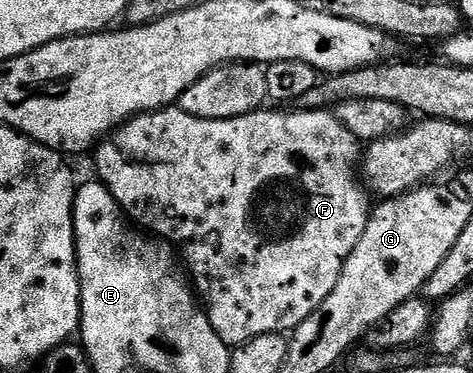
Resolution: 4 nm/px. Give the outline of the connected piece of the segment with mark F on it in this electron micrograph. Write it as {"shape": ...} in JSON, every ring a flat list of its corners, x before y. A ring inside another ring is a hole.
{"shape":[[166,108,161,112,150,112,145,116,138,116,133,120,127,121,125,124,119,126,117,130,113,131,113,133,111,133,105,140,99,141,96,146,98,155,95,156,94,162,96,165,98,165,99,175,97,174,97,177,100,179,102,185,110,189,110,195,112,195,113,198,116,199,119,206,122,207,123,211,125,211,125,213,129,215,129,217,133,219,133,221,137,223,137,225,141,227,143,231,149,232,151,235,165,240,171,247,173,247,175,251,177,251,176,249,178,249,179,252,182,253,182,258,184,261,186,261,187,268,190,269,191,279,189,278,189,281,192,283,193,289,196,291,197,297,200,299,201,305,204,307,204,313,207,320,210,321,212,328,220,336,220,340,226,343,227,347,230,348,243,346,245,342,251,342,253,338,259,338,260,336,264,336,265,334,276,334,279,332,293,331,294,327,298,326,302,321,304,321,304,319,308,317,309,314,316,312,316,308,320,308,320,304,328,296,328,292,332,292,332,288,336,288,336,280,338,279,340,272,344,268,346,257,350,255,352,248,358,243,360,236,362,235,364,228,366,227,366,219,368,217,368,206,366,210,367,191,365,189,363,189,364,191,362,191,361,188,358,187,357,180,354,179,354,161,356,161,357,158,359,161,360,150,358,154,359,143,356,141,353,132,345,126,341,119,331,113,331,111,329,114,329,109,294,109,298,108,263,108,260,110,254,110,253,112,251,112,251,114,245,114,244,116,240,116,239,118,229,118,228,120,204,120,203,118,197,118,196,116,188,116,188,112,184,112,183,110,179,110,177,108]]}

